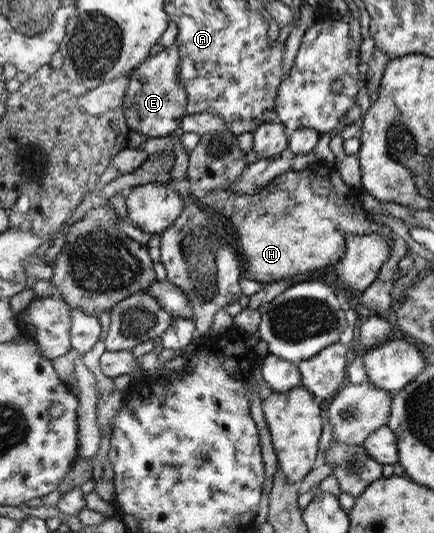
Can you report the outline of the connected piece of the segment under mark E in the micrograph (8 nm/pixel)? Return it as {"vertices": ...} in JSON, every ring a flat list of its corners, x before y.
{"vertices":[[174,43,164,47,153,57,147,58,131,72,126,99,122,104,126,123,131,131,137,131,148,138,165,136,179,128,182,118,187,115,188,97,178,77,179,61,178,46]]}

